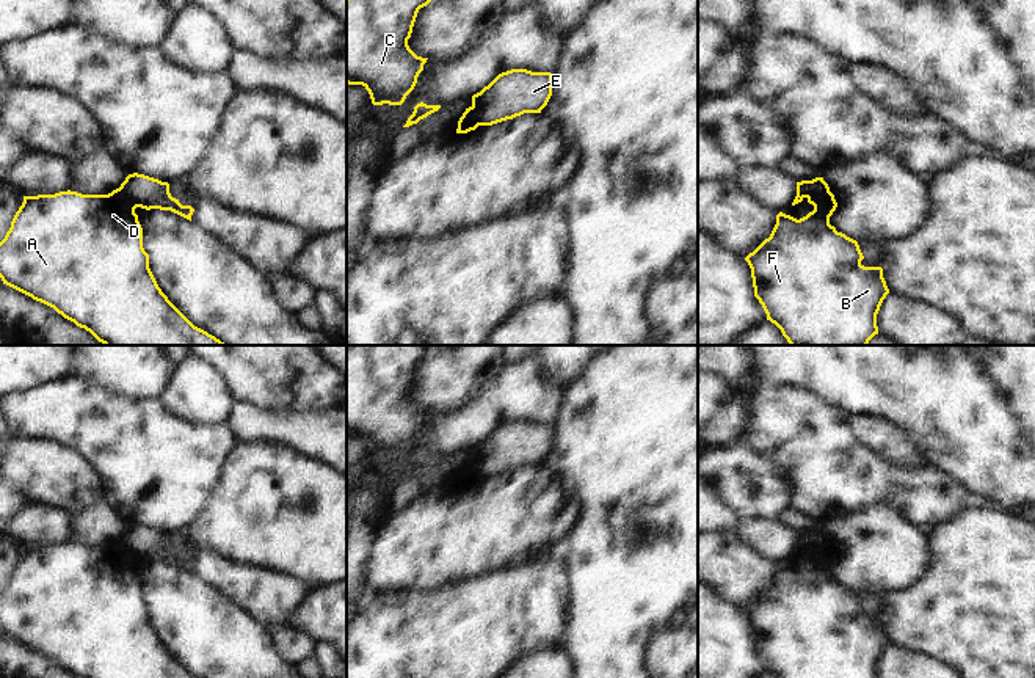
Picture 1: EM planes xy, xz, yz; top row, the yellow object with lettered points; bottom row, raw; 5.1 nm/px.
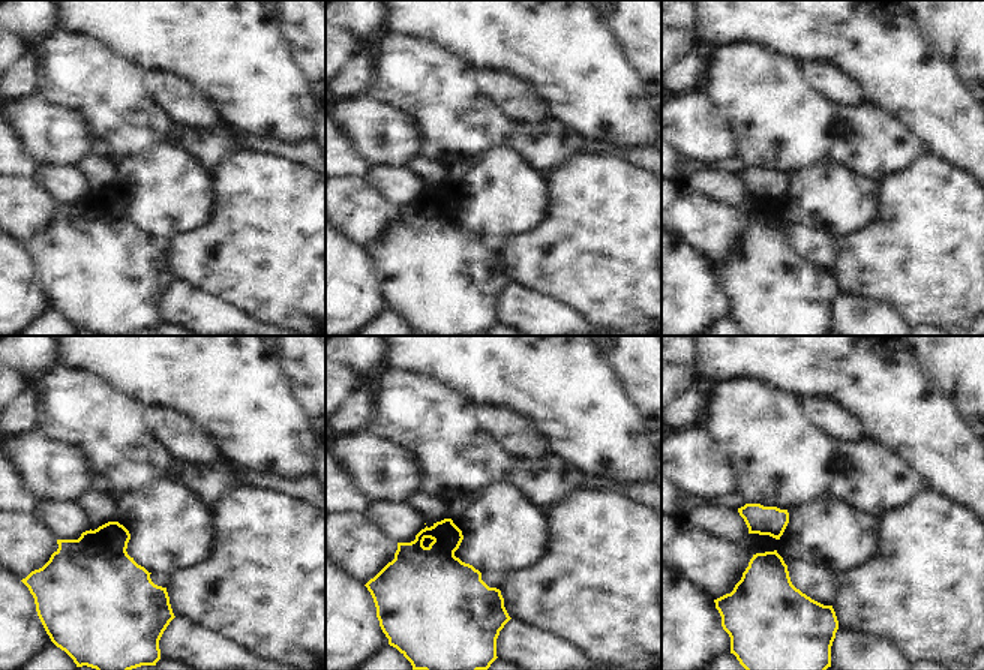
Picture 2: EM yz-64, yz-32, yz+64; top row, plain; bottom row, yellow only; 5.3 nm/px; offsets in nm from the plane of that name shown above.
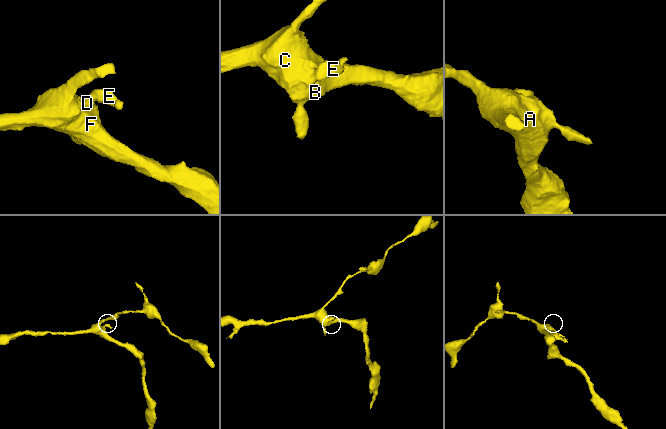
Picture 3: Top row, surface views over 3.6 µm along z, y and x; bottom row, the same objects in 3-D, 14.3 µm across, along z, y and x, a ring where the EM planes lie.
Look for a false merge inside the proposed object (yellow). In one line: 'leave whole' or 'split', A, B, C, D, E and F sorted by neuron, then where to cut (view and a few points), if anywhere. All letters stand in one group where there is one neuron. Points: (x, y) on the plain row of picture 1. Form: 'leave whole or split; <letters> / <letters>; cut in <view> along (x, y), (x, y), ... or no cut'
split; A B C D F / E; cut in xy along (121, 537), (138, 557)

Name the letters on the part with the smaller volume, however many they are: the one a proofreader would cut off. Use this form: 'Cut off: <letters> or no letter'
Cut off: E

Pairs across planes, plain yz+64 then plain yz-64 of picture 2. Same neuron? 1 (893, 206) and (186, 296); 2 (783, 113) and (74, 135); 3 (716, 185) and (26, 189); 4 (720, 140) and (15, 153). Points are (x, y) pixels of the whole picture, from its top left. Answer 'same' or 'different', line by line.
1: different
2: different
3: different
4: different

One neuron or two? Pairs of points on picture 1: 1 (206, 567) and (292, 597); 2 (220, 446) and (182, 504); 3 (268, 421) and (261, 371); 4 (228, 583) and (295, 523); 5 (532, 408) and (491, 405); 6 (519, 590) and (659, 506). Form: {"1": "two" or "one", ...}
{"1": "one", "2": "one", "3": "two", "4": "two", "5": "one", "6": "two"}

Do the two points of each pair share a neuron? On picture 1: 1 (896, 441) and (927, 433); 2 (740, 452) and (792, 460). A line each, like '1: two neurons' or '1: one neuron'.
1: two neurons
2: two neurons

